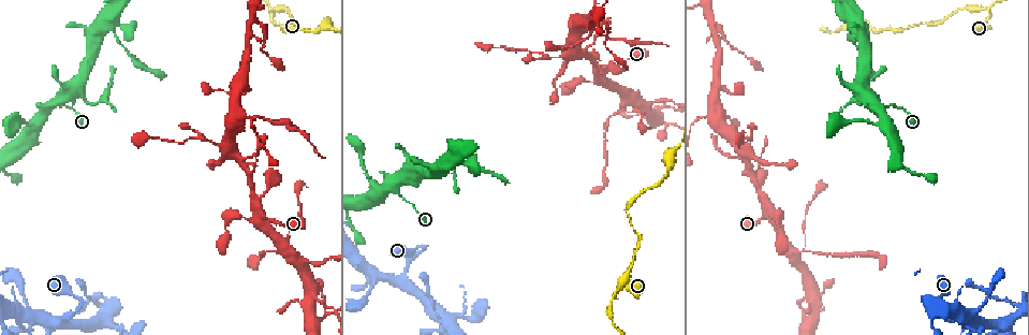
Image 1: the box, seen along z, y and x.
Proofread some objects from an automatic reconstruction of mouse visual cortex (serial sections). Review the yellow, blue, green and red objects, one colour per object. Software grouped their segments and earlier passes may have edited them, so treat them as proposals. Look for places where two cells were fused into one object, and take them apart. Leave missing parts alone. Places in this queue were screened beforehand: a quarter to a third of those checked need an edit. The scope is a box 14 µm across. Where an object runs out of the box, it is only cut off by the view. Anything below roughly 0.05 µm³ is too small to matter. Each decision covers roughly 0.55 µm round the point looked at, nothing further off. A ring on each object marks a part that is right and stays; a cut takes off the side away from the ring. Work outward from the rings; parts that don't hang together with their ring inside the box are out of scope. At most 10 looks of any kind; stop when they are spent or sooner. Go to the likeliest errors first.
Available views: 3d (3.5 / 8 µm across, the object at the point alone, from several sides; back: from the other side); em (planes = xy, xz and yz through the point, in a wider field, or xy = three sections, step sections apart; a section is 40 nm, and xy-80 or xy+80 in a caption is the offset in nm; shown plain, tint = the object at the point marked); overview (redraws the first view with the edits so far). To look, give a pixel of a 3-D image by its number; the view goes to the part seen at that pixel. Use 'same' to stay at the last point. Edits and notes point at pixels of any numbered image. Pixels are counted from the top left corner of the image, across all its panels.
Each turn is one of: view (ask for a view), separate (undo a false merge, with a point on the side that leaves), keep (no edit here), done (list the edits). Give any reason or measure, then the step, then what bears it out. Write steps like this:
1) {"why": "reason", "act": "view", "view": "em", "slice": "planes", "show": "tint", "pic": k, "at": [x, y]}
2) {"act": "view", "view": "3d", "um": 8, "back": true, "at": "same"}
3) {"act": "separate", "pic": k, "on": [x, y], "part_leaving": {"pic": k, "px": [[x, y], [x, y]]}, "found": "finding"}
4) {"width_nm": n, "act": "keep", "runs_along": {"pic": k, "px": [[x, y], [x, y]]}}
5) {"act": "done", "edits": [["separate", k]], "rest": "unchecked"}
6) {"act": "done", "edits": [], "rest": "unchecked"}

{"why": "a narrow waist", "act": "view", "view": "3d", "um": 3.5, "pic": 1, "at": [628, 96]}

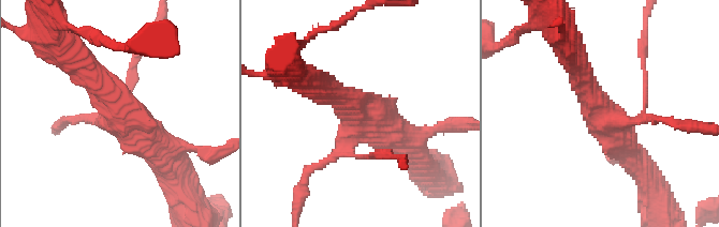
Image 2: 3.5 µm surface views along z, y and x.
{"arms": 4, "arm_widths_nm": [100, 150, 350, 400], "act": "view", "view": "em", "slice": "xy", "step": 5, "show": "tint", "pic": 2, "at": [365, 120]}

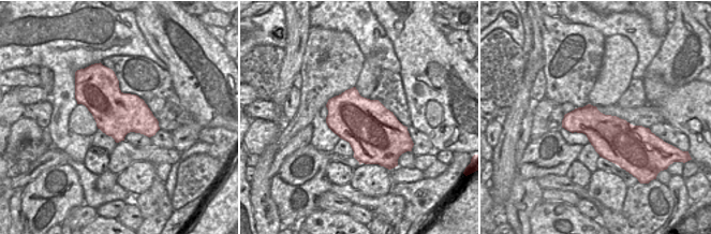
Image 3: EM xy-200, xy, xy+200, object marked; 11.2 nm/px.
{"act": "keep", "runs_along": {"pic": 2, "px": [[82, 67], [167, 170]]}, "found": "continuous, no second cell"}

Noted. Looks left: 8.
{"why": "a narrow waist", "act": "view", "view": "3d", "um": 3.5, "pic": 1, "at": [210, 141]}

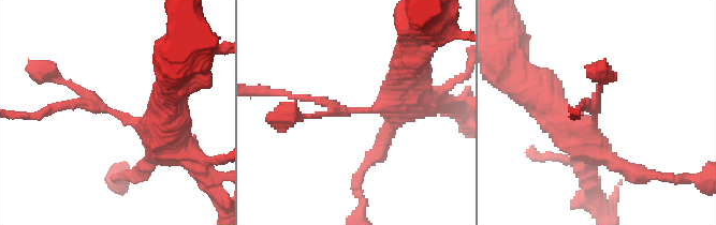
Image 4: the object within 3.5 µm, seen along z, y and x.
{"act": "view", "view": "em", "slice": "xy", "step": 2, "show": "tint", "pic": 4, "at": [594, 112]}

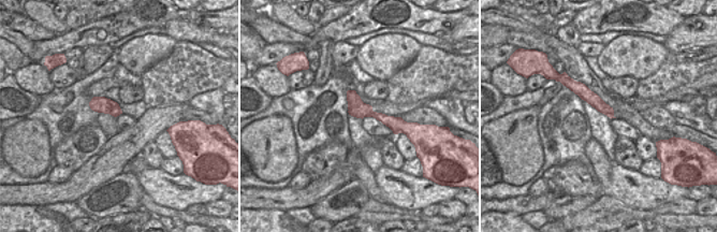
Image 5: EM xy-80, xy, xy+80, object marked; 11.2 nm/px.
{"act": "view", "view": "em", "slice": "xy", "step": 1, "show": "tint", "at": "same"}

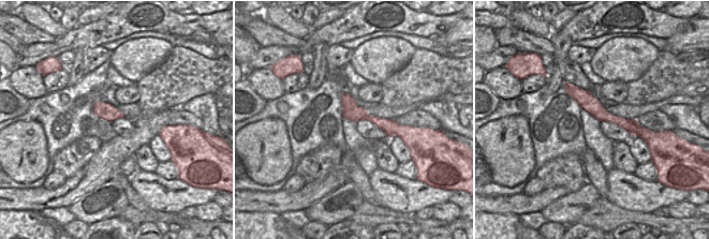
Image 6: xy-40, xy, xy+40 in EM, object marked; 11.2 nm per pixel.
{"act": "keep", "found": "one cell here"}

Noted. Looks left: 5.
{"why": "a fork", "act": "view", "view": "3d", "um": 3.5, "pic": 1, "at": [615, 295]}

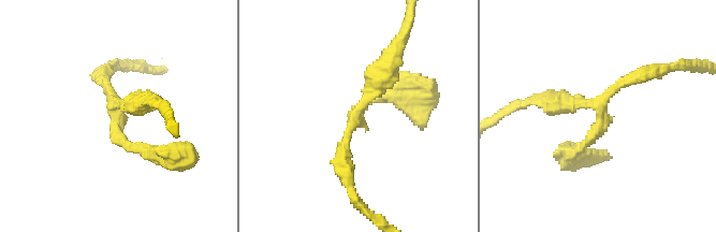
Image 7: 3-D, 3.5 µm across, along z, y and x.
{"arms": 3, "arm_widths_nm": [150, 200, 300], "why": "shape alone is not enough", "act": "view", "view": "em", "slice": "xy", "step": 2, "show": "tint", "pic": 7, "at": [601, 109]}

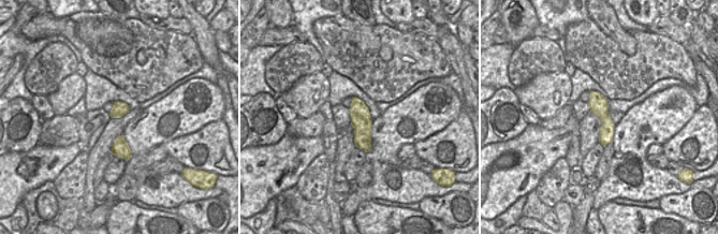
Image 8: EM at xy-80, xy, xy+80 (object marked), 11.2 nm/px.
{"width_nm": 240, "act": "keep", "runs_along": {"pic": 7, "px": [[578, 150], [600, 107], [539, 101]]}, "found": "continuous, no second cell"}

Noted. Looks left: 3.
{"why": "a narrow waist", "act": "view", "view": "3d", "um": 3.5, "back": true, "pic": 1, "at": [264, 118]}

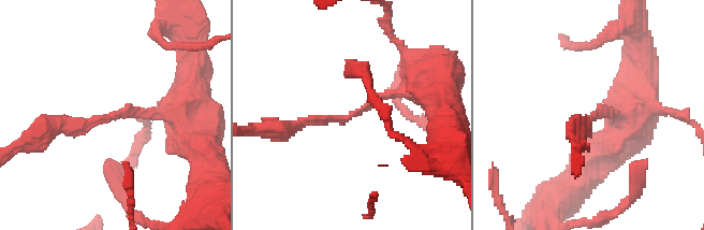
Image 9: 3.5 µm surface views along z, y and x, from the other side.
{"arm_widths_nm": [150, 150], "why": "now the EM", "act": "view", "view": "em", "slice": "planes", "show": "tint", "pic": 9, "at": [351, 113]}

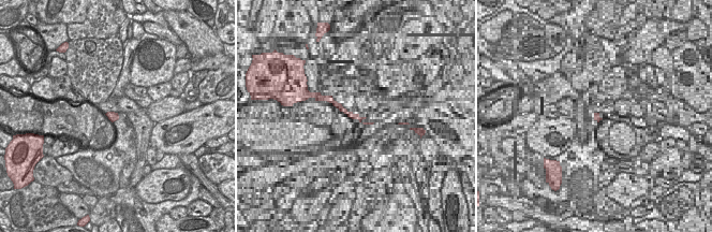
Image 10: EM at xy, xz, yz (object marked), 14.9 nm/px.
{"width_nm": 140, "act": "keep", "runs_along": {"pic": 9, "px": [[427, 76], [346, 118], [289, 129]]}, "found": "one cell here"}

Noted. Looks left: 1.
{"act": "done", "edits": [], "rest": "unchecked"}

